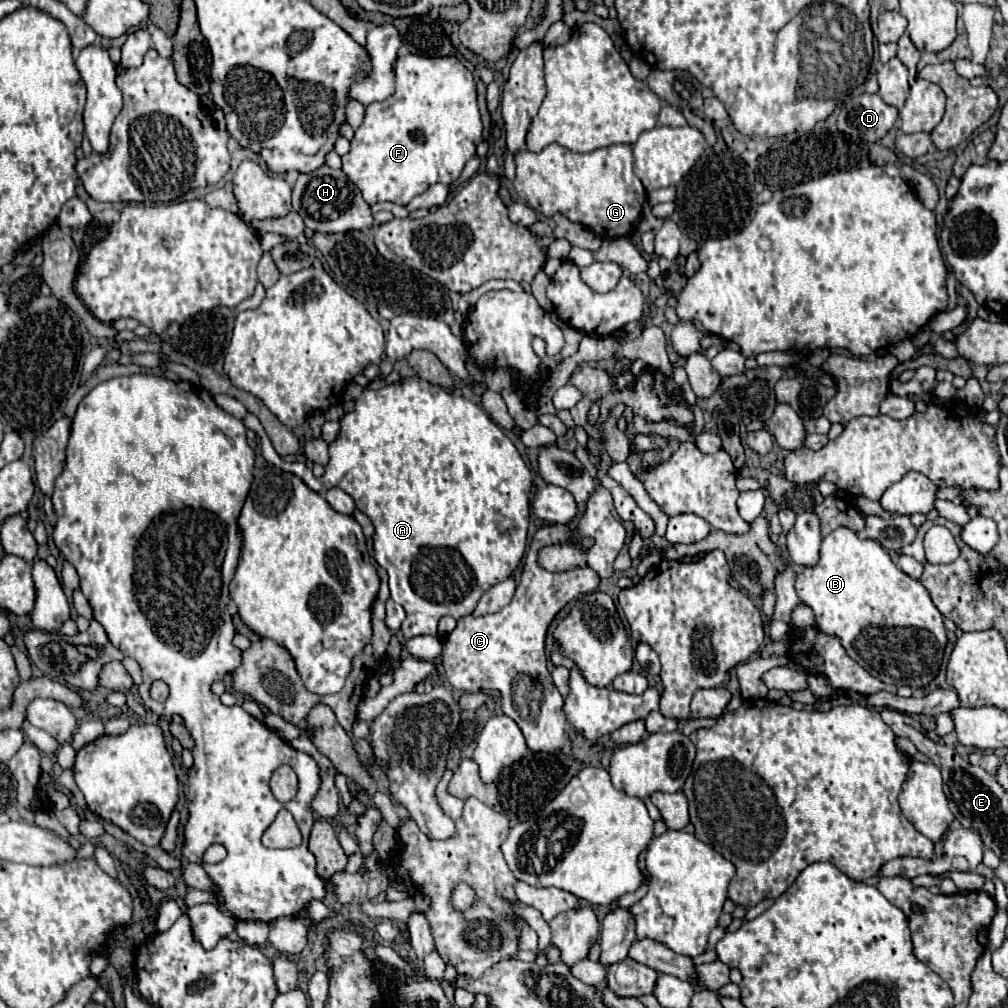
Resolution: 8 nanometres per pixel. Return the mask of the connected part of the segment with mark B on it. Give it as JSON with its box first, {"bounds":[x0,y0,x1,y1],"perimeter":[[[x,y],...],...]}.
{"bounds":[795,527,947,689],"perimeter":[[[847,527],[835,529],[821,541],[819,563],[805,567],[797,575],[795,589],[799,599],[813,609],[817,627],[825,633],[837,635],[847,653],[873,677],[897,687],[909,685],[917,689],[927,685],[937,675],[943,659],[943,649],[947,645],[943,617],[933,605],[927,589],[923,589],[919,581],[899,571],[877,541],[859,539],[857,533]]]}

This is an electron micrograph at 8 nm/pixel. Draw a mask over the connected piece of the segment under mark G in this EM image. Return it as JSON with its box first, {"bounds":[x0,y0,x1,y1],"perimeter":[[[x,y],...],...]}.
{"bounds":[515,143,645,239],"perimeter":[[[551,143],[539,155],[519,151],[515,163],[515,191],[519,199],[545,217],[559,211],[573,223],[589,227],[601,239],[627,237],[641,217],[645,189],[633,171],[631,145],[609,145],[581,155]]]}

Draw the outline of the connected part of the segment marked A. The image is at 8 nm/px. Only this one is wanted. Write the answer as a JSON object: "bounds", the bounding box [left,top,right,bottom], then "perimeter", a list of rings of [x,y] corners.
{"bounds":[242,377,533,637],"perimeter":[[[419,377],[409,379],[403,385],[387,385],[383,389],[377,391],[363,391],[361,397],[355,401],[355,409],[351,413],[347,413],[341,419],[341,429],[337,439],[329,445],[329,463],[325,467],[323,477],[315,477],[312,470],[309,469],[305,463],[300,462],[286,462],[274,450],[274,447],[261,425],[259,419],[251,414],[242,419],[244,425],[256,432],[259,439],[259,445],[262,456],[274,466],[280,468],[282,471],[293,473],[300,479],[305,481],[305,485],[309,489],[313,489],[315,493],[323,495],[327,489],[331,487],[339,487],[343,489],[347,495],[353,497],[355,505],[359,511],[363,511],[373,527],[375,527],[375,535],[373,535],[373,551],[375,551],[375,561],[379,563],[379,567],[383,567],[389,575],[389,589],[391,589],[391,599],[395,603],[399,603],[407,617],[401,625],[401,635],[403,637],[417,637],[417,635],[437,635],[437,625],[441,621],[441,617],[451,615],[455,619],[463,617],[463,613],[473,613],[479,597],[495,583],[507,579],[515,567],[519,565],[523,553],[525,553],[525,545],[527,545],[527,527],[529,527],[529,495],[531,495],[531,487],[533,487],[533,475],[527,469],[525,461],[521,459],[517,447],[513,445],[513,441],[503,433],[503,429],[493,423],[489,419],[489,415],[475,403],[471,403],[469,399],[463,399],[461,395],[449,393],[443,387],[431,385],[427,381],[421,381]]]}

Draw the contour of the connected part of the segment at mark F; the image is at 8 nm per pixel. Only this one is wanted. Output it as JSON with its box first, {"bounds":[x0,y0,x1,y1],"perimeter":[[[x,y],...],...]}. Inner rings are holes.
{"bounds":[343,55,481,205],"perimeter":[[[405,55],[395,61],[395,93],[385,101],[365,107],[365,117],[351,139],[351,149],[343,155],[343,173],[361,189],[363,199],[373,205],[377,201],[391,201],[397,205],[409,205],[409,201],[421,195],[429,185],[453,183],[467,159],[475,155],[475,147],[481,141],[481,117],[477,109],[477,93],[471,71],[457,57],[419,57]]]}

